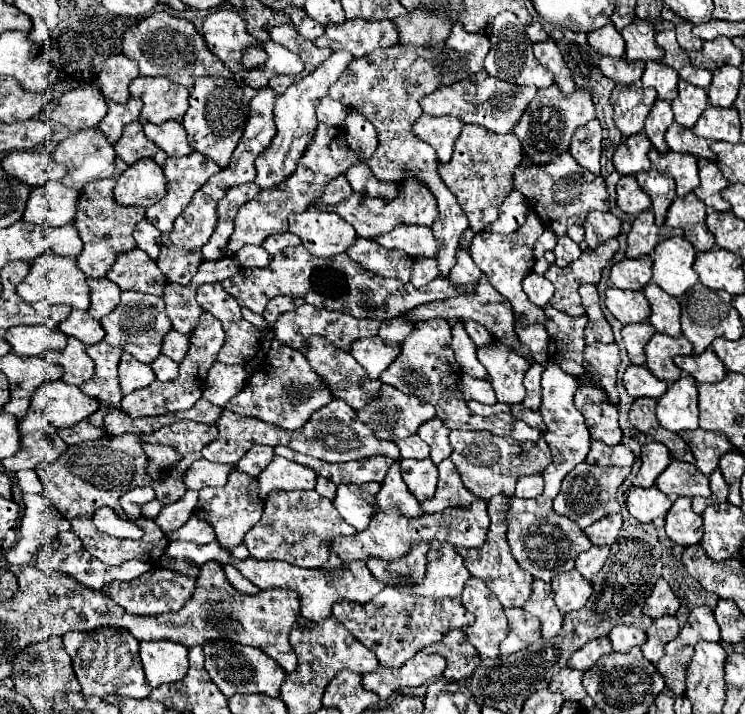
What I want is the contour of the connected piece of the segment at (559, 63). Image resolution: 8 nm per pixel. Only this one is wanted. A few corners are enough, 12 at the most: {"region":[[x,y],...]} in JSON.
{"region":[[554,40],[532,44],[538,62],[554,74],[564,94],[576,84]]}

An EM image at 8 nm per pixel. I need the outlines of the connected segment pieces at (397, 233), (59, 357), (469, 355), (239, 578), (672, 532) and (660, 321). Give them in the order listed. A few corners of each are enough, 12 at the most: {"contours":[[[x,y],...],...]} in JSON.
{"contours":[[[398,224],[374,236],[384,248],[436,258],[438,242],[426,226]],[[78,338],[42,356],[64,368],[66,384],[82,386],[92,378],[94,362]],[[460,322],[452,326],[452,346],[462,372],[488,380],[476,346]],[[224,566],[228,582],[242,594],[256,594],[250,584],[234,566]],[[676,498],[666,534],[680,546],[702,540],[702,516],[690,498]],[[656,284],[644,296],[650,324],[668,336],[680,336],[680,304]]]}

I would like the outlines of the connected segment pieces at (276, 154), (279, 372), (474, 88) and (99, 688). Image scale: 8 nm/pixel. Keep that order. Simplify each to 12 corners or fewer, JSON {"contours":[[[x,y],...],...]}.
{"contours":[[[334,52],[274,104],[276,136],[254,184],[280,186],[316,130],[312,100],[354,60]],[[274,340],[226,406],[298,430],[334,396]],[[480,70],[420,100],[492,132],[512,132],[534,86]],[[122,628],[62,636],[84,696],[148,698]]]}

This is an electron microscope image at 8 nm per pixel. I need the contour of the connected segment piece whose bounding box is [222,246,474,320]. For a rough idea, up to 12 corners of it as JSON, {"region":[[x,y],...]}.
{"region":[[284,248],[224,280],[262,314],[274,296],[388,320],[474,288],[422,288],[366,272],[348,254]]}

